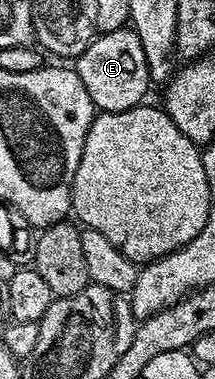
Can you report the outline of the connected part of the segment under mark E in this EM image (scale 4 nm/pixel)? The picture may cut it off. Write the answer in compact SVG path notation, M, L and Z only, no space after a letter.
M120 29L98 35L89 46L74 60L74 71L81 77L81 85L85 85L85 93L100 111L124 111L130 107L140 106L147 95L149 76L145 49L141 49L141 41L134 29Z

